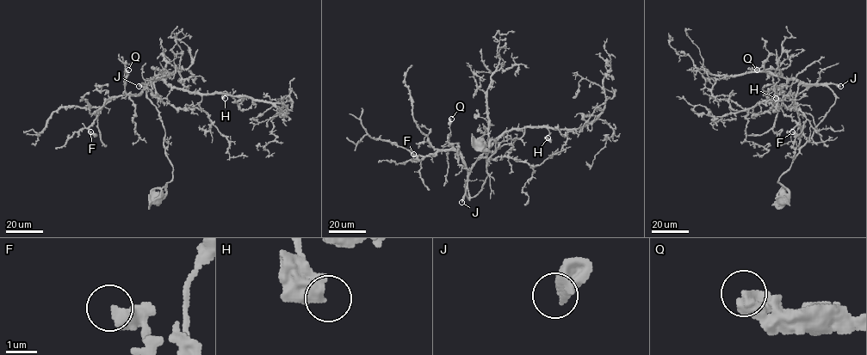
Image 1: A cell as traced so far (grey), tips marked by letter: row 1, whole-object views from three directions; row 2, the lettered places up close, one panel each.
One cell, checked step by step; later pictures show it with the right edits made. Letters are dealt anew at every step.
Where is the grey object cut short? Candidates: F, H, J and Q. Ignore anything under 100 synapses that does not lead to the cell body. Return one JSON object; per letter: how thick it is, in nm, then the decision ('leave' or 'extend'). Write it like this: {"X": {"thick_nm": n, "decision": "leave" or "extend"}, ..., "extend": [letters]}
{"F": {"thick_nm": 480, "decision": "leave"}, "H": {"thick_nm": 500, "decision": "leave"}, "J": {"thick_nm": 550, "decision": "extend"}, "Q": {"thick_nm": 500, "decision": "leave"}, "extend": ["J"]}

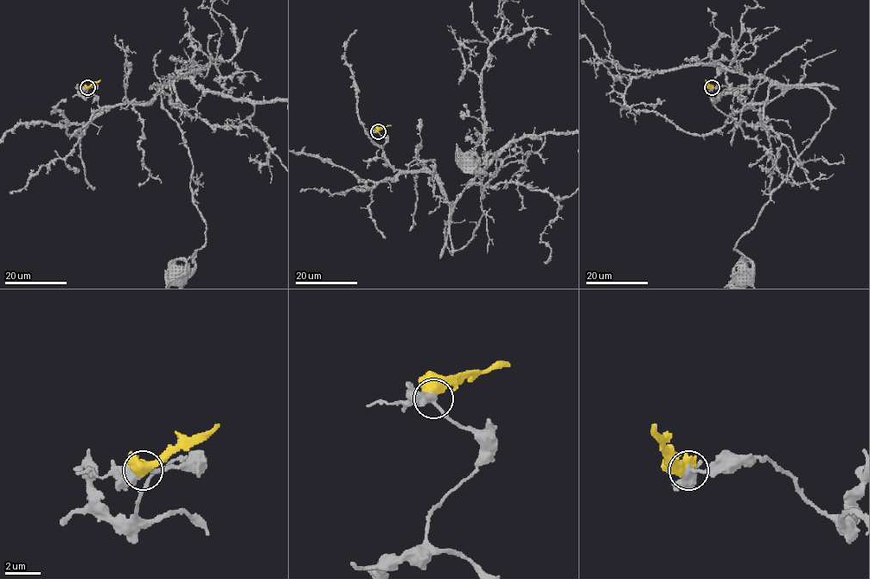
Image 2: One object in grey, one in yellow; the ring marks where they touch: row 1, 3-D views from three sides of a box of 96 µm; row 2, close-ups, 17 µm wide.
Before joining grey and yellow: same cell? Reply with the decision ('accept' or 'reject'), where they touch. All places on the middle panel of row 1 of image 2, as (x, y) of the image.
reject; place (378, 131)

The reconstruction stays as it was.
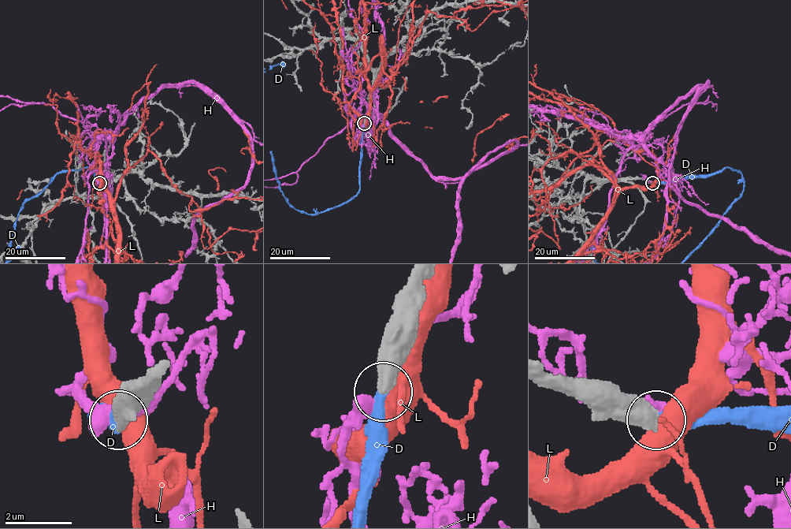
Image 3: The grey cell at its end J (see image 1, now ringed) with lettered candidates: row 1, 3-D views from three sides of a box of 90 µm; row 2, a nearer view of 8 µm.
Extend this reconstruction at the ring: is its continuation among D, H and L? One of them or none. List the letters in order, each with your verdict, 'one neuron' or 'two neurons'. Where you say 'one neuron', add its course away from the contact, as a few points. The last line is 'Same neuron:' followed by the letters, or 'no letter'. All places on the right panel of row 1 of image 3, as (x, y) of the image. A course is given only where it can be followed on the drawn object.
D: one neuron
H: two neurons
L: two neurons
Same neuron: D

